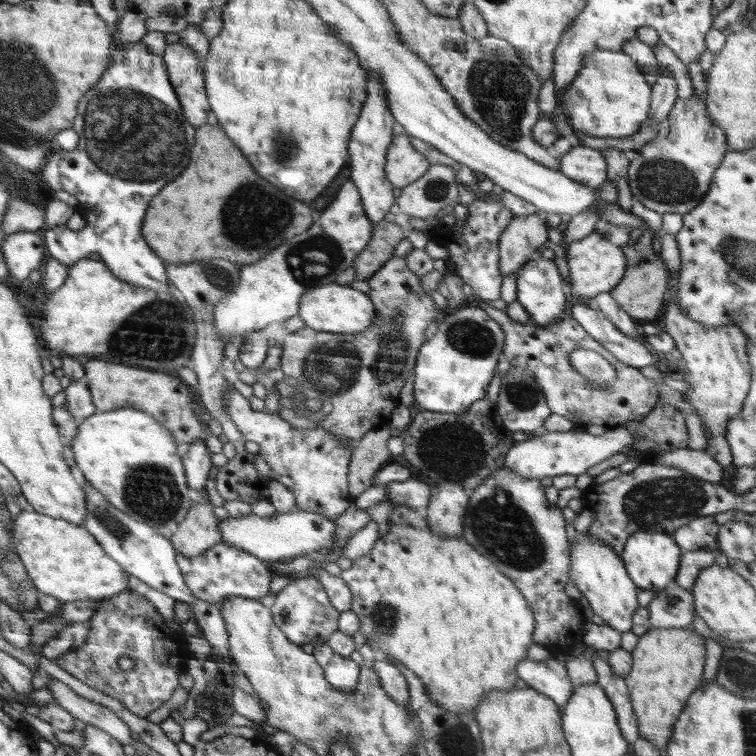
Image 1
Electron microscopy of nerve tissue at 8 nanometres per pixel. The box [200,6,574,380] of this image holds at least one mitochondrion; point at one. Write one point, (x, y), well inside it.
(497, 85)

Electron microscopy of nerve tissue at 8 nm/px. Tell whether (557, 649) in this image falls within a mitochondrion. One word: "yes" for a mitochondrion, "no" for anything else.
no

